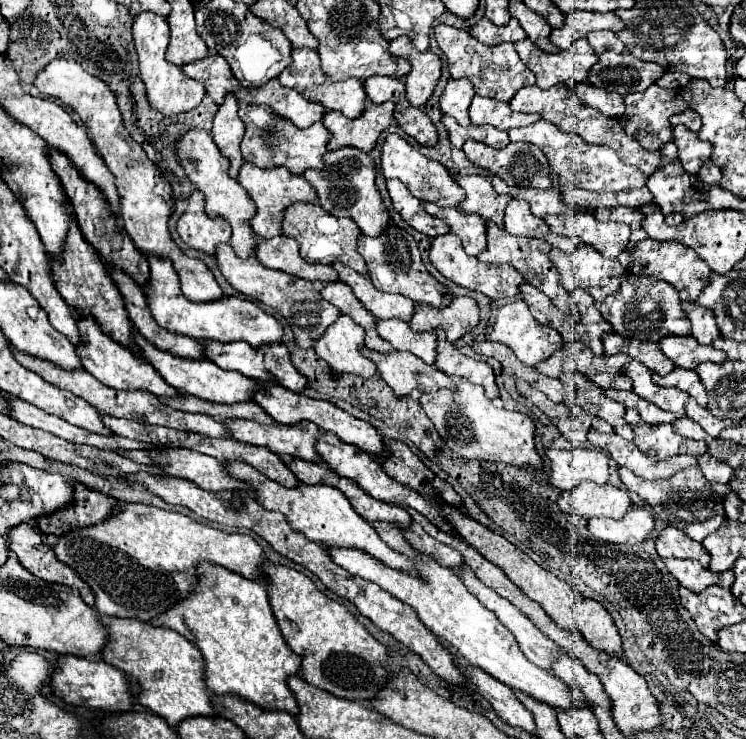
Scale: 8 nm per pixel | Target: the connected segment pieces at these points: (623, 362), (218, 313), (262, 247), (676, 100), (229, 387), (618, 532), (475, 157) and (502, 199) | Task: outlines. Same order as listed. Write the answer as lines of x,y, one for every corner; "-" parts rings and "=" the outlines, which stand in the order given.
564,343
552,357
542,361
536,369
546,377
560,379
566,373
582,371
590,381
598,383
602,389
626,389
630,391
630,379
624,367
632,361
624,353
618,355
594,355
584,343
=
148,257
148,261
150,261
150,285
146,285
144,295
146,295
148,307
152,311
152,317
160,327
164,327
172,333
178,333
178,335
188,335
196,341
202,341
202,339
214,339
214,341
222,341
222,343
246,341
252,347
282,341
282,325
272,315
258,309
252,301
242,299
242,297
224,295
218,301
194,303
182,295
178,275
176,275
170,259
=
278,235
272,239
260,239
256,247
256,257
264,267
286,271
300,279
320,279
320,281
338,281
338,273
332,265
314,265
306,263
298,255
298,243
286,235
=
650,85
650,89
646,91
626,95
624,103
626,103
626,113
620,119
624,131
636,137
644,145
644,149
650,149
650,151
658,151
666,141
672,141
672,125
668,119
676,113
686,111
688,107
686,101
674,89
662,89
658,85
=
134,327
134,341
138,341
138,347
142,349
146,361
150,361
150,365
154,365
158,373
162,373
162,379
166,379
168,385
174,385
174,389
182,389
182,393
196,395
196,397
216,401
216,403
244,403
244,401
250,401
250,397
258,391
256,381
242,377
240,373
234,373
234,371
218,369
218,365
214,365
208,359
206,361
182,361
182,357
174,357
172,353
160,353
162,349
156,349
154,345
150,345
150,341
146,341
138,333
136,327
=
630,507
624,519
606,519
594,517
588,521
588,531
602,541
622,543
622,545
638,545
646,541
654,529
654,517
644,507
=
466,141
462,149
464,149
466,157
476,167
482,167
482,169
498,175
510,187
514,187
514,185
516,187
536,187
536,189
550,189
552,187
552,179
550,179
550,171
548,171
548,159
542,153
542,149
538,149
536,145
508,143
504,149
492,149
480,141
=
482,175
458,177
458,185
466,193
466,201
462,201
458,207
462,213
476,213
498,227
504,227
504,209
512,201
510,195
498,195
492,187
492,181

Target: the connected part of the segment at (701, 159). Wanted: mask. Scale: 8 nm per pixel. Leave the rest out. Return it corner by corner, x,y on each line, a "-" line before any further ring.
684,125
674,127
674,143
678,147
678,157
686,173
698,173
698,169
710,159
712,145
706,141
700,141
696,133
686,129

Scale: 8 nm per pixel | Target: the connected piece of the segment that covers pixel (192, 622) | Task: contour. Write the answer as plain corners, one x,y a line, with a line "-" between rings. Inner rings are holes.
198,563
196,567
198,583
190,591
186,599
170,607
166,613
154,617
150,621
152,625
162,625
168,629
178,631
182,637
186,637
192,645
196,645
204,655
204,681
208,689
216,695
234,693
238,697
244,697
252,703
256,703
262,709
270,711
288,711
290,715
298,713
298,703
292,695
292,691
286,685
286,679
300,669
300,657
292,653
292,649
286,645
276,619
272,615
268,593
262,583
256,583
252,579
240,577
236,573
230,573
224,567
216,567
212,563

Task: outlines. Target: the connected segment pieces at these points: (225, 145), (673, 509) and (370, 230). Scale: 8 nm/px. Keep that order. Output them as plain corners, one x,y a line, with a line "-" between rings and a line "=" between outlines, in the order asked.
230,93
226,95
224,103
220,105
216,117
214,117
214,127
212,127
212,139
220,153
230,159
230,177
238,177
238,169
242,167
242,153
240,153
240,141
244,135
244,125
242,119
238,117
238,101
=
620,467
620,479
628,491
640,495
650,505
652,513
658,519
662,519
670,527
678,527
694,541
702,541
704,537
714,533
714,529
718,529
726,519
722,497
712,489
710,481
702,475
700,467
684,469
668,481
646,481
642,477
636,477
632,471
=
342,147
338,151
328,151
324,155
326,167
322,171
308,169
304,171
304,179
316,189
320,207
332,213
334,217
350,217
356,221
360,231
364,235
376,235
384,233
388,229
390,213
384,207
384,201
376,187
376,165
374,159
358,151
356,147

